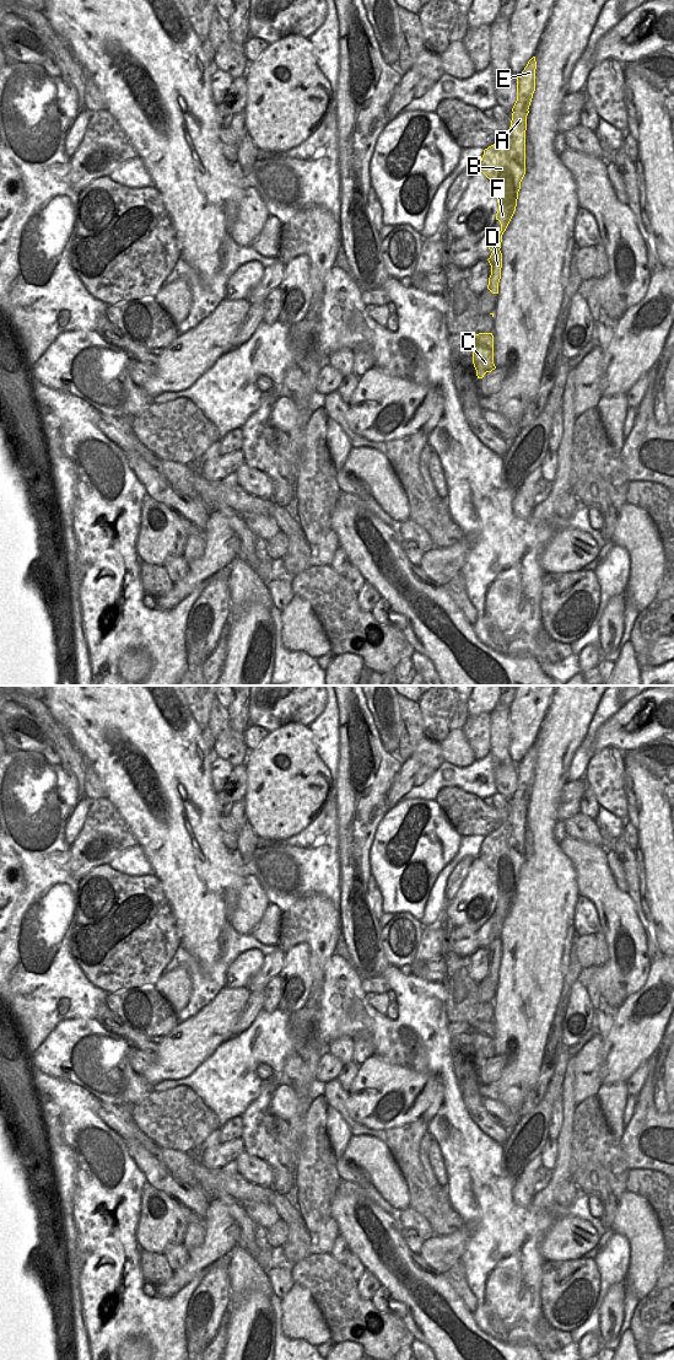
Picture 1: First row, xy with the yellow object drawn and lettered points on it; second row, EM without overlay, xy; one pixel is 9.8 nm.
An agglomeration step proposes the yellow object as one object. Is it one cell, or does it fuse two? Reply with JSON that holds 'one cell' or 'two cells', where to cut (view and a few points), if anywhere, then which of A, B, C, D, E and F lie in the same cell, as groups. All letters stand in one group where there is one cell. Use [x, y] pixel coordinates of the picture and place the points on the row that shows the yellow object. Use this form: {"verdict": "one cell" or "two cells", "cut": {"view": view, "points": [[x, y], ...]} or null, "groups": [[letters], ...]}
{"verdict": "two cells", "cut": {"view": "xy", "points": [[499, 248], [492, 252]]}, "groups": [["A", "B", "C", "E", "F"], ["D"]]}

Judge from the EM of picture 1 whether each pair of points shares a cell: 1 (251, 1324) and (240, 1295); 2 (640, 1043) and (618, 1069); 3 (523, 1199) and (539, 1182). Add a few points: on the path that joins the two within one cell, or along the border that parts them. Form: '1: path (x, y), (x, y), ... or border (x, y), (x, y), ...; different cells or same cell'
1: border (269, 1296), (262, 1293), (253, 1293), (238, 1306); different cells
2: path (634, 1049), (620, 1063); same cell
3: border (542, 1165), (535, 1171), (534, 1192); different cells

